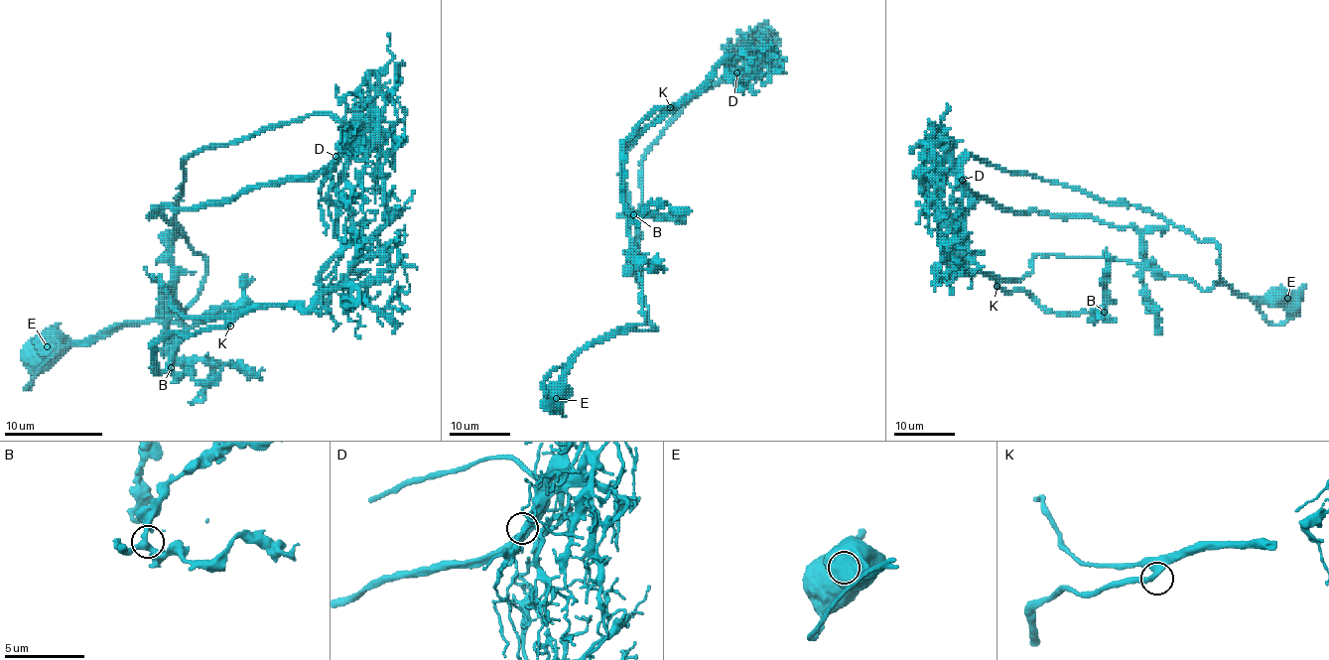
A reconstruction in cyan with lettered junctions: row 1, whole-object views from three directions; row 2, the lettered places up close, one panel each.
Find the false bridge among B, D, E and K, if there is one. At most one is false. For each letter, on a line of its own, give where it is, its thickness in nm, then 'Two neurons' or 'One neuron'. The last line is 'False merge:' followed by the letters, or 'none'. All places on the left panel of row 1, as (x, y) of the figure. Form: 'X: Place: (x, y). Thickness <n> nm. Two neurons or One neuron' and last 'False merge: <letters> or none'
B: Place: (171, 367). Thickness 360 nm. One neuron
D: Place: (335, 156). Thickness 480 nm. One neuron
E: Place: (47, 346). Thickness 1550 nm. Two neurons
K: Place: (230, 326). Thickness 400 nm. One neuron
False merge: E

